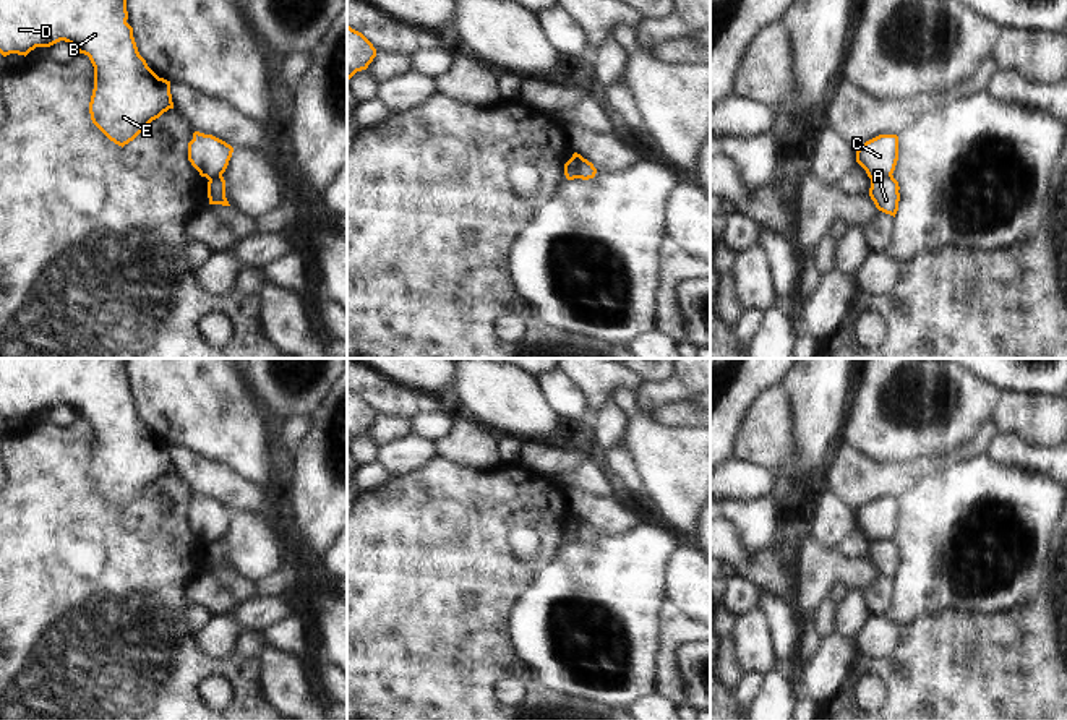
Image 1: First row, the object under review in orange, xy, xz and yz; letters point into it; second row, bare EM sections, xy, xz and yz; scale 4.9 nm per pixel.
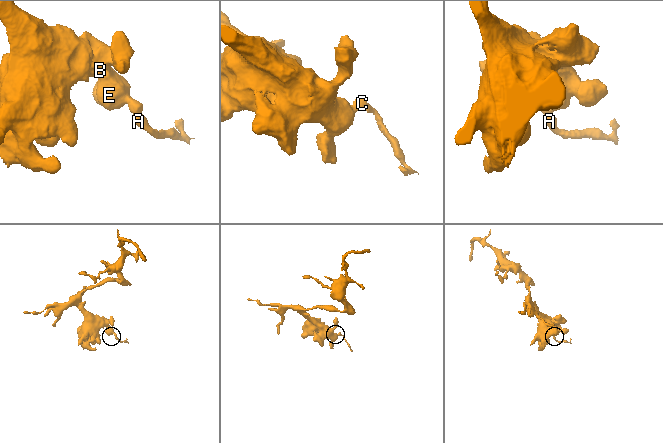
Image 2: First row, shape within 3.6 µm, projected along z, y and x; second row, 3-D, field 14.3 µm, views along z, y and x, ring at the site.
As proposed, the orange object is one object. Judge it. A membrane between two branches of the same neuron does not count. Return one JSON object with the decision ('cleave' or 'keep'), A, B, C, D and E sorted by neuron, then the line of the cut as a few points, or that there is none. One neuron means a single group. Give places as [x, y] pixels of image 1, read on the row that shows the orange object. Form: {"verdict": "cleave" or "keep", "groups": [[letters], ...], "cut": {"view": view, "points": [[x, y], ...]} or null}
{"verdict": "cleave", "groups": [["A"], ["B", "C", "D", "E"]], "cut": {"view": "xz", "points": [[581, 156], [573, 177]]}}

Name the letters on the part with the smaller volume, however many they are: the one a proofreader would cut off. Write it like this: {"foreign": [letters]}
{"foreign": ["A"]}

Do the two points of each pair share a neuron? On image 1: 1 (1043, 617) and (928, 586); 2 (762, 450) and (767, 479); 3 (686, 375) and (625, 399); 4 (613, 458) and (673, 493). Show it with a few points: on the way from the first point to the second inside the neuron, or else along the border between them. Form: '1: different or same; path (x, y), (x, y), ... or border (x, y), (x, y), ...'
1: different; border (1041, 584), (1030, 600), (1007, 610), (975, 615)
2: different; border (735, 461), (749, 461), (774, 472)
3: different; border (633, 390), (636, 407), (651, 417)
4: different; border (621, 438), (641, 480), (641, 493)

